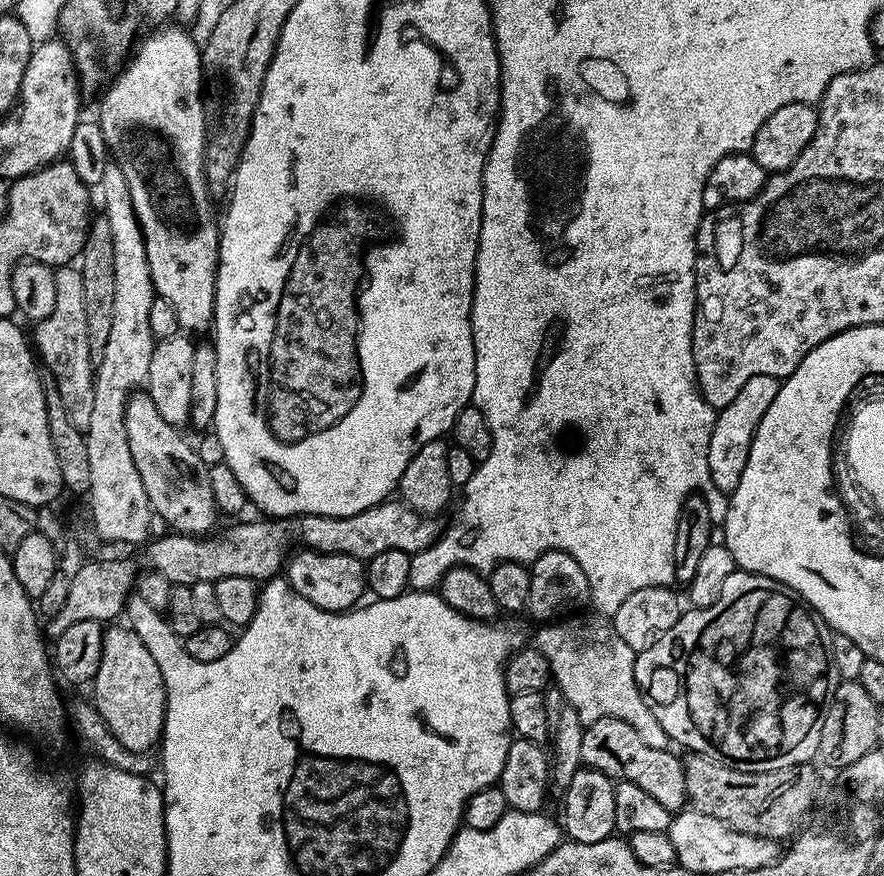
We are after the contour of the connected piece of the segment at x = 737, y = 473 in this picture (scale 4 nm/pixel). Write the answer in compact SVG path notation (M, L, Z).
M754 374L754 378L746 381L746 386L738 390L738 395L730 401L730 406L719 409L715 413L710 434L710 478L712 486L719 492L732 493L742 478L742 470L746 470L746 462L750 458L750 446L754 442L754 434L766 418L766 410L770 410L770 402L778 398L778 390L782 383L781 377L770 374Z

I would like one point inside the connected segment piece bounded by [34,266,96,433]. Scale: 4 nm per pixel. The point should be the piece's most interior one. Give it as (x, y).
(61, 343)

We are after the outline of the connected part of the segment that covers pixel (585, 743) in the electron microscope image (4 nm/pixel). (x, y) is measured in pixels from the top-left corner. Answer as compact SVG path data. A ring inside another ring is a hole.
M598 718L598 722L585 727L582 734L582 765L606 774L613 782L625 780L642 786L646 794L662 802L662 806L674 814L685 807L688 799L683 759L679 755L676 757L668 748L646 746L646 742L638 738L634 726L618 718Z

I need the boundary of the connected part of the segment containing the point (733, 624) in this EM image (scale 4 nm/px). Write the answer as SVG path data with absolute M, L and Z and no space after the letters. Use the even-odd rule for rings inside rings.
M735 570L726 578L721 593L713 605L705 608L692 606L681 611L678 622L674 622L674 626L670 626L670 630L666 630L666 634L662 634L662 638L654 642L654 646L637 655L634 678L640 693L644 695L646 706L650 706L650 714L658 718L662 730L666 730L673 745L681 744L688 752L706 754L706 758L714 758L714 762L722 762L734 770L747 772L782 770L786 766L807 764L813 759L811 756L815 757L819 753L824 708L838 683L836 668L832 664L832 634L833 631L827 622L790 586L769 576L760 576L757 572Z

